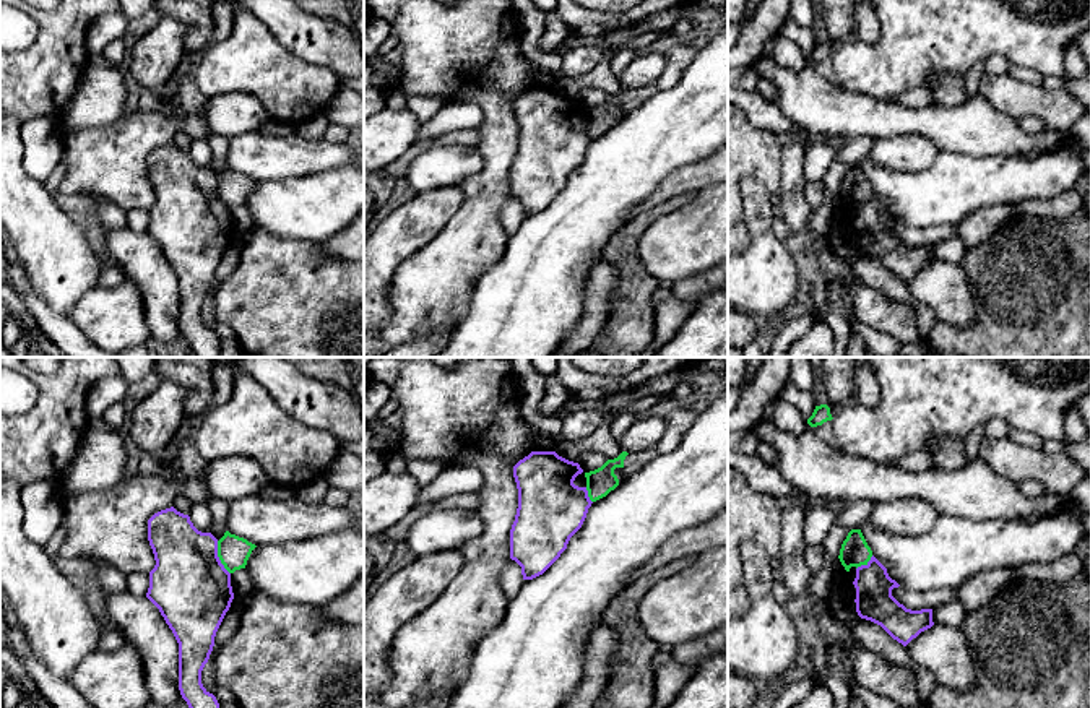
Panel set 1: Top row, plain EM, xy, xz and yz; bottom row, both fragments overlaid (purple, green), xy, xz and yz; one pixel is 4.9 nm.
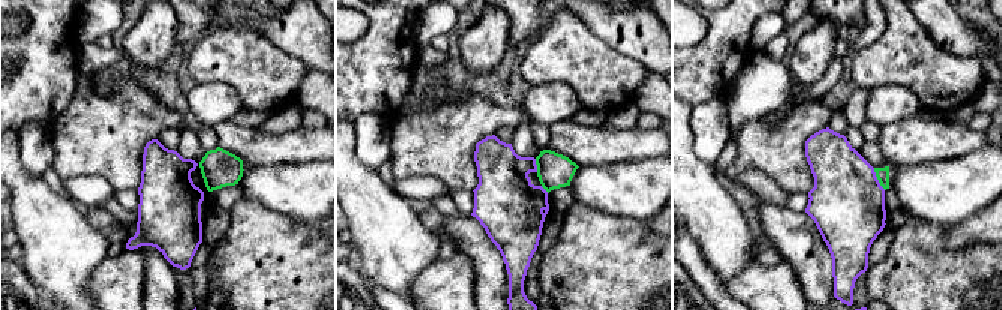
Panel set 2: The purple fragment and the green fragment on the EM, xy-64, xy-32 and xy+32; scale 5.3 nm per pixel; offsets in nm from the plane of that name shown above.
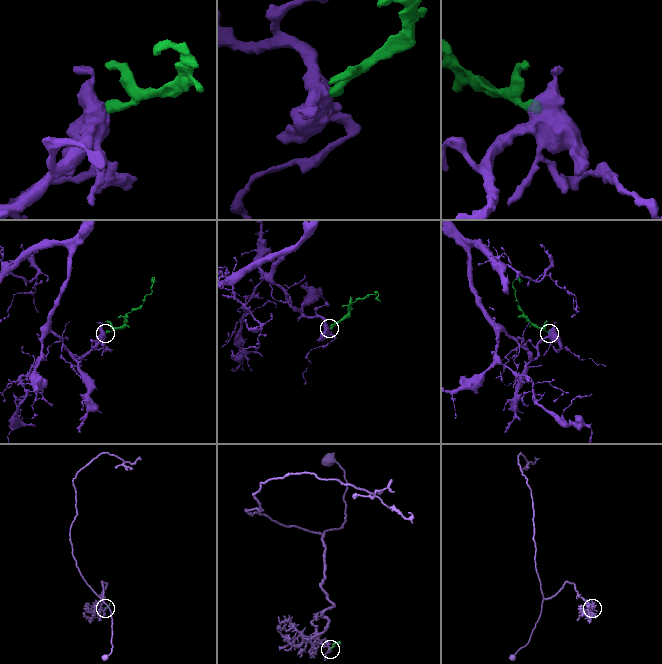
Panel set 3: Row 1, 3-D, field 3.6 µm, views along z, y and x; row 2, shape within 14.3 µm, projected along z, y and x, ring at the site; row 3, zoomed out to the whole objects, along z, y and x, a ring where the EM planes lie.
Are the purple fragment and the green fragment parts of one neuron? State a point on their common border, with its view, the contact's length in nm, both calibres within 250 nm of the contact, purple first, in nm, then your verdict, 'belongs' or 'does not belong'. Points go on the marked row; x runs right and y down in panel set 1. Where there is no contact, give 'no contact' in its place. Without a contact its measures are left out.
contact xy (218, 557); length 180 nm; calibres 380 and 160 nm; does not belong

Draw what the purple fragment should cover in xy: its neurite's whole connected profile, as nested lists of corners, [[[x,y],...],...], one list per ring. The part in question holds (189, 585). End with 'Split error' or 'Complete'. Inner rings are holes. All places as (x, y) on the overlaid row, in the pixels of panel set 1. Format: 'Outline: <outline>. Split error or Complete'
Outline: [[[174,507],[148,520],[148,541],[156,565],[149,572],[146,598],[159,609],[179,643],[179,690],[188,708],[219,708],[201,684],[201,671],[214,646],[216,632],[234,599],[231,573],[218,557],[218,539],[198,531],[188,515]]]. Complete

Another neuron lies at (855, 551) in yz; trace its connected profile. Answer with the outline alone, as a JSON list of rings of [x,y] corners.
[[[851,529],[841,544],[838,555],[845,570],[850,572],[851,567],[858,568],[861,565],[867,565],[871,557],[872,550],[867,546],[861,529]]]

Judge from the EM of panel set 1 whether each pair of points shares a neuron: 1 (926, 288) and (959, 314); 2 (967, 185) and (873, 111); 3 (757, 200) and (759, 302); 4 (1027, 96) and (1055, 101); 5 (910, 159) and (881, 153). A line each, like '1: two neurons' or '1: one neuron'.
1: one neuron
2: two neurons
3: one neuron
4: one neuron
5: one neuron

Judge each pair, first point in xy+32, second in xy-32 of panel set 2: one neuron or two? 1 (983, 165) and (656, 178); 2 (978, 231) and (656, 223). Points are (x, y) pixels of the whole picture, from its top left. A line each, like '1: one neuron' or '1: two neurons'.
1: one neuron
2: one neuron

